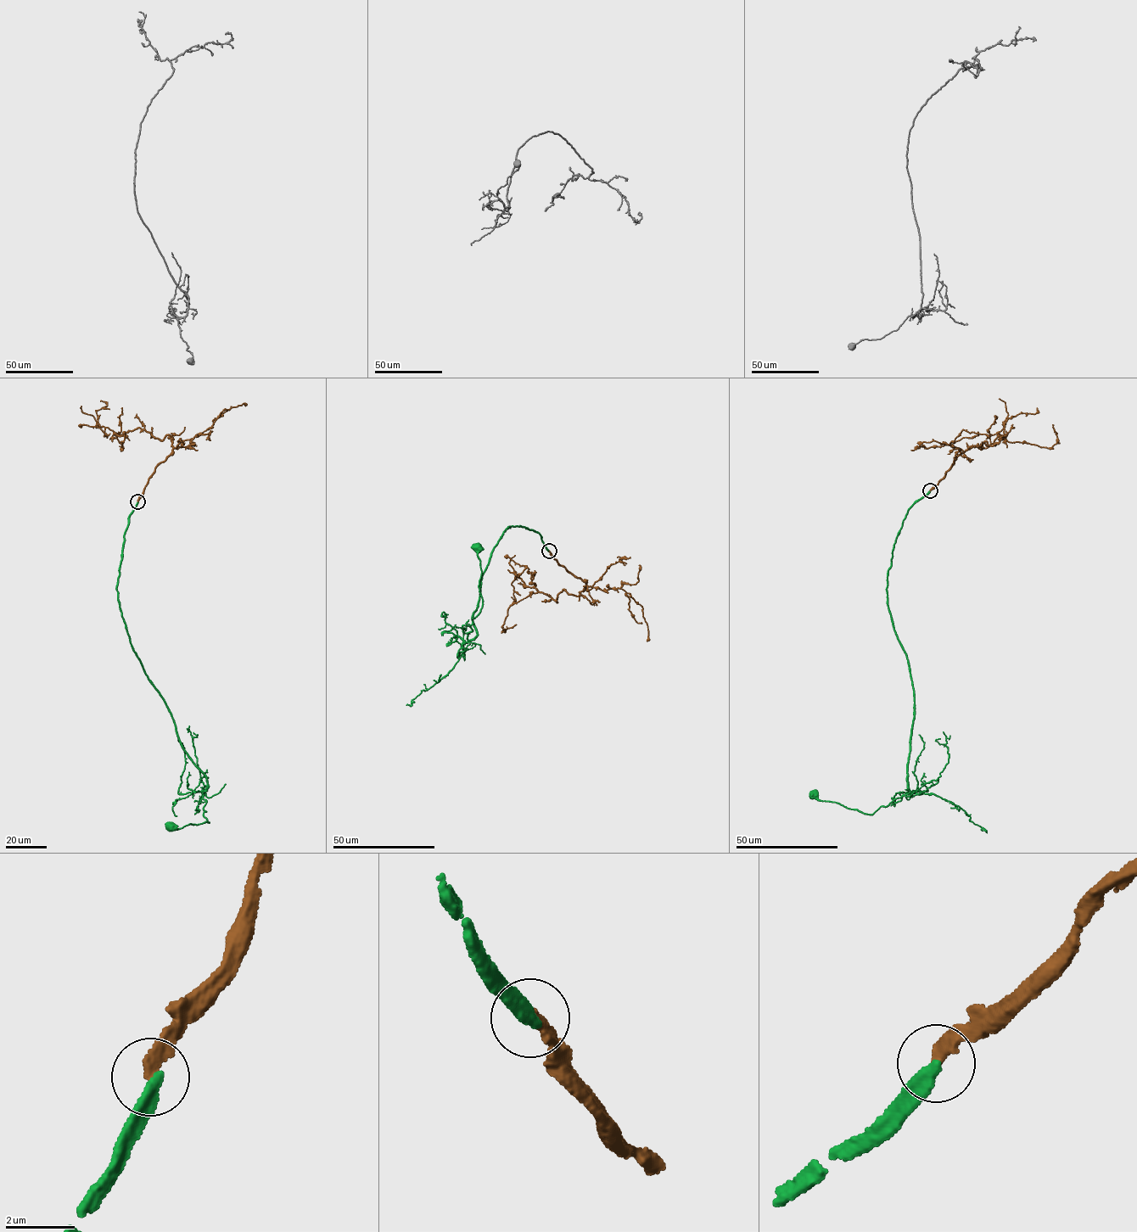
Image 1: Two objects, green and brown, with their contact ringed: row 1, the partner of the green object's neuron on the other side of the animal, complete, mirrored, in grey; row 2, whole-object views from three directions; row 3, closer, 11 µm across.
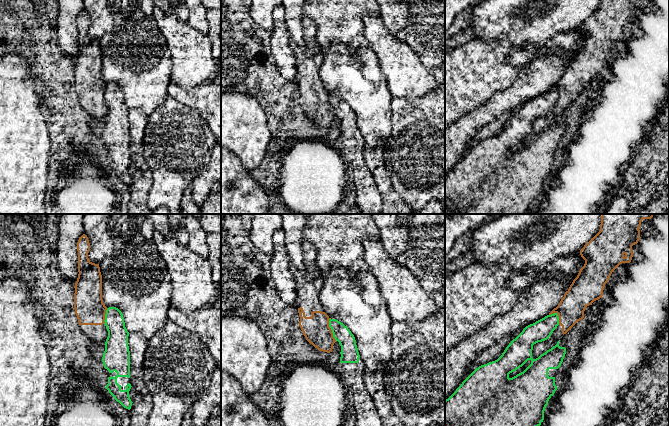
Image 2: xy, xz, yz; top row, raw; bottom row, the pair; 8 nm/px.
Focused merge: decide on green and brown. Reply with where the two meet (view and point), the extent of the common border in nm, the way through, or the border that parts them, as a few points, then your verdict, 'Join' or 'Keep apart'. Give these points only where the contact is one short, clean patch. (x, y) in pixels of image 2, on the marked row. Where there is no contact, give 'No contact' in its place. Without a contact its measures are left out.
Touches green at xz (331, 329). Shared border 190 nm. Boundary: xz (329, 318), (329, 327), (332, 336), (336, 340). Keep apart

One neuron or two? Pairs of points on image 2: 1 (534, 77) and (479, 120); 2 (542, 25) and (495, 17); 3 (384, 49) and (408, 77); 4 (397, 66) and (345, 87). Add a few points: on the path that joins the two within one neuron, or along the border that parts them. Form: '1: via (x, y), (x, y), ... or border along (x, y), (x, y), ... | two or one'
1: via (521, 91), (493, 108) | one
2: via (530, 27), (524, 28), (516, 20), (507, 18) | one
3: via (391, 56), (403, 70) | one
4: border along (372, 51), (377, 57), (378, 65), (392, 94) | two

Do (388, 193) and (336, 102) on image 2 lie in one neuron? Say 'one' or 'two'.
two

